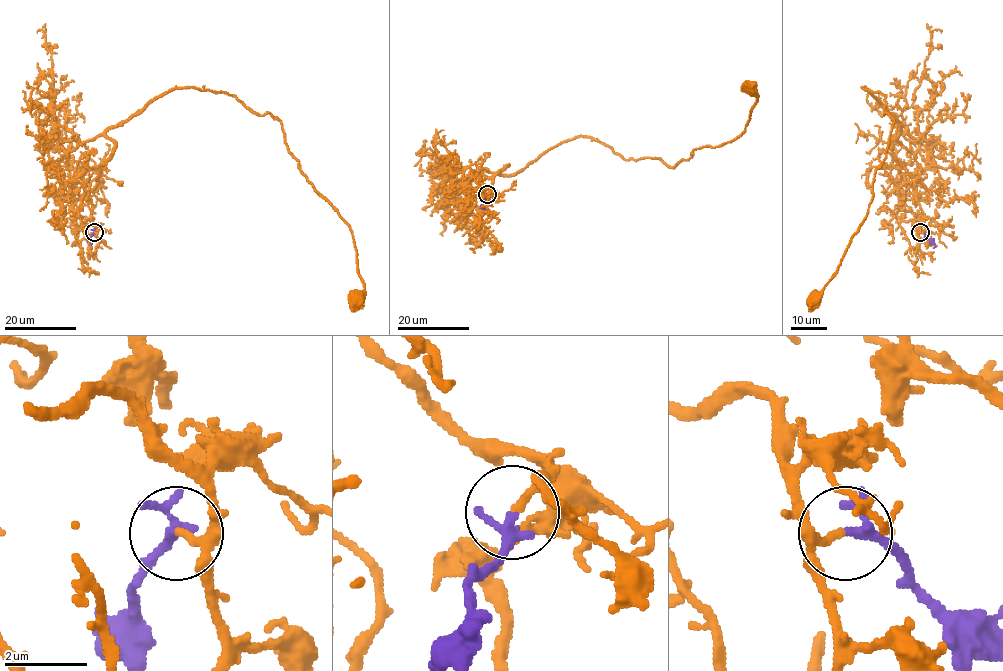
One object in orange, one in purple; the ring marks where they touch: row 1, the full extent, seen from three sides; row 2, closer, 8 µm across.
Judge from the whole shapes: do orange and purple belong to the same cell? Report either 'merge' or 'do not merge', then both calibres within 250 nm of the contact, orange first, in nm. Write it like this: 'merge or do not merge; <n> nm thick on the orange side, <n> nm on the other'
merge; 130 nm thick on the orange side, 150 nm on the other

